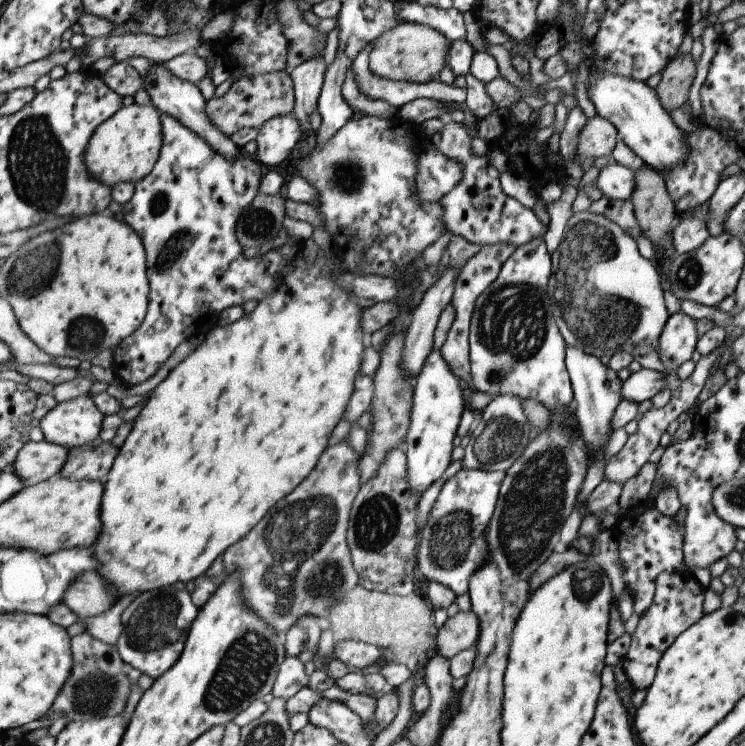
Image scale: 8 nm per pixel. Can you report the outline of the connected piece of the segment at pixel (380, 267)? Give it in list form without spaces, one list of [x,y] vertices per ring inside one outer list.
[[[397,112],[387,120],[368,115],[357,120],[349,118],[331,138],[319,146],[315,144],[309,154],[300,158],[294,170],[290,170],[317,190],[315,208],[332,242],[342,246],[343,261],[340,262],[343,268],[351,274],[373,274],[394,281],[405,268],[414,266],[421,252],[441,237],[444,228],[443,208],[439,202],[421,202],[413,194],[417,158],[427,148],[428,138],[419,123],[404,120],[399,114]]]

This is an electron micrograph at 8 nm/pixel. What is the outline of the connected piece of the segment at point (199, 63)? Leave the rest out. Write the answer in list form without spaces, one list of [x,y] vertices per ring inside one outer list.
[[[194,52],[184,53],[163,62],[163,68],[167,68],[175,78],[193,83],[196,86],[213,73],[211,63],[199,58]]]

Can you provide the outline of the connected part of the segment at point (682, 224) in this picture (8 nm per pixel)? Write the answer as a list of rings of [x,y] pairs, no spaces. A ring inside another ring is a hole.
[[[693,216],[680,218],[678,221],[675,221],[671,233],[675,254],[682,254],[694,250],[707,240],[707,236],[710,235],[707,232],[703,220],[693,218]]]

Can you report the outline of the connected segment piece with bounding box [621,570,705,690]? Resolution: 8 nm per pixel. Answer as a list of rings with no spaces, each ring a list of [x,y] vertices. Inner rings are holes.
[[[662,571],[654,581],[654,594],[649,608],[639,617],[635,632],[630,635],[629,649],[621,660],[621,668],[633,690],[647,690],[653,681],[659,658],[675,638],[704,614],[702,601],[705,589],[689,571]]]

